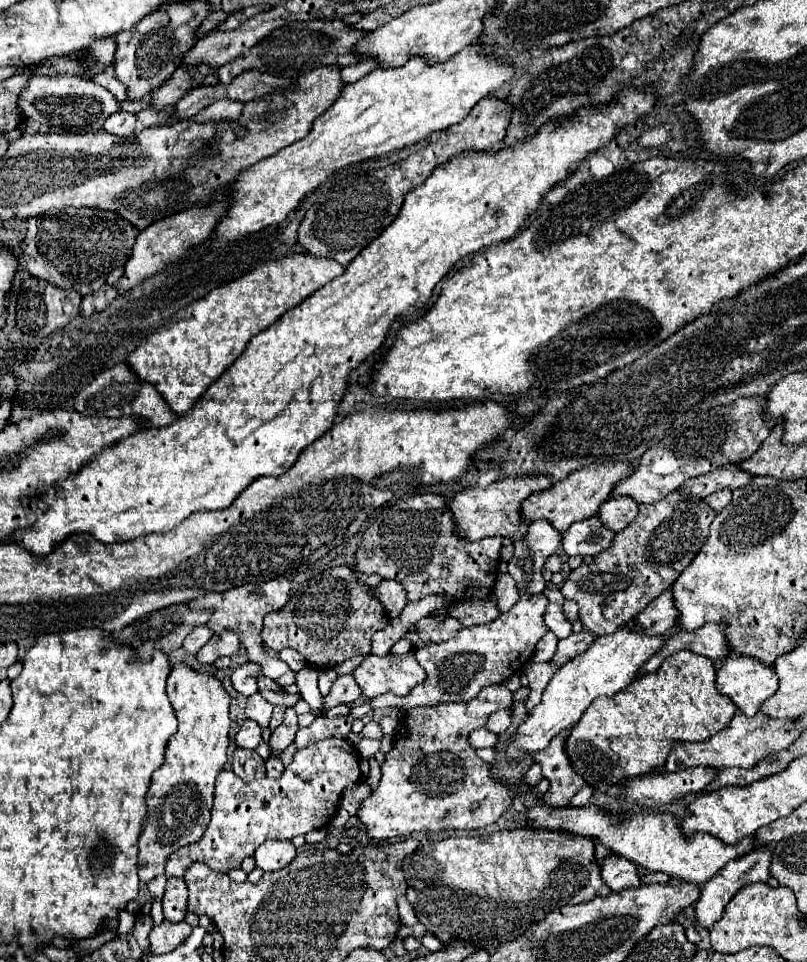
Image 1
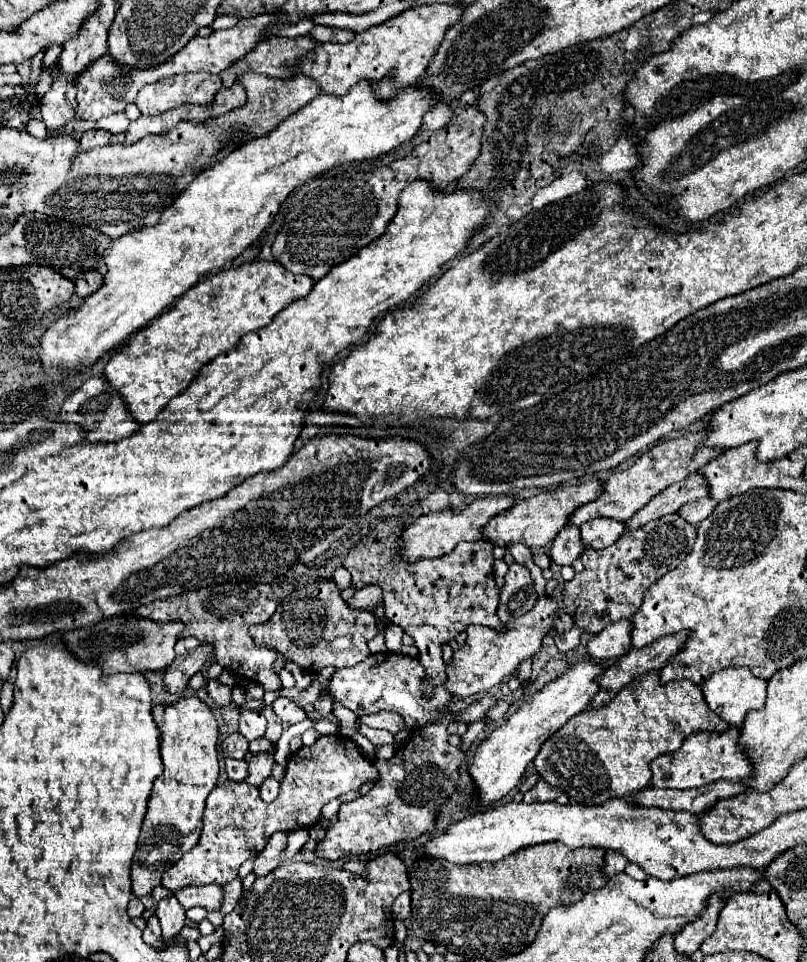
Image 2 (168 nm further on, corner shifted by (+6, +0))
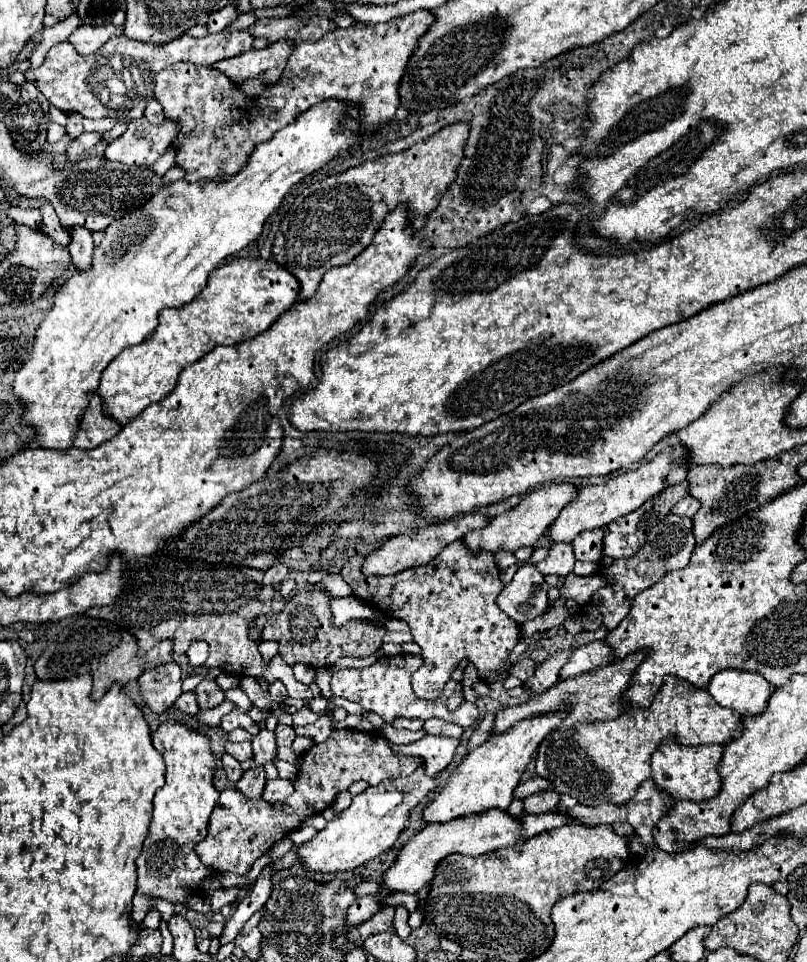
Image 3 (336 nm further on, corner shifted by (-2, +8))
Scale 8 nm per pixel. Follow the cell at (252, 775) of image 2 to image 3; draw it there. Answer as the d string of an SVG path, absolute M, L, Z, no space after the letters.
M251 767L243 773L243 777L235 783L235 787L245 793L249 799L255 799L255 797L261 797L263 793L263 787L265 787L265 769L263 767Z

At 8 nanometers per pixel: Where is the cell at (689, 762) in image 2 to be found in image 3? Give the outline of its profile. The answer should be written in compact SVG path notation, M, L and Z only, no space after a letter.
M667 739L651 757L651 779L655 781L655 785L669 791L675 799L711 799L721 791L723 785L723 779L719 775L723 749L723 745L681 745L675 743L675 739Z

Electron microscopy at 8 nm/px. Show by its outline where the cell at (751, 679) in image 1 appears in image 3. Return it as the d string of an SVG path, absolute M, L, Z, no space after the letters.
M725 669L711 677L707 691L721 707L735 709L743 717L749 717L767 707L767 699L773 689L771 683L757 673Z

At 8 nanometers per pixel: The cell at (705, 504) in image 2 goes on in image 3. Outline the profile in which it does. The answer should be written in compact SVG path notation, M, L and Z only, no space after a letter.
M685 497L673 507L673 511L675 515L681 515L681 517L693 517L699 511L699 507L701 507L701 501L697 501L695 497Z

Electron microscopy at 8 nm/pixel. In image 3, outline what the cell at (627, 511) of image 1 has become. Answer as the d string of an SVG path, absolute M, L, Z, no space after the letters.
M589 529L583 531L575 537L573 541L573 549L575 549L575 557L579 561L599 561L603 555L603 537L607 533L605 529Z

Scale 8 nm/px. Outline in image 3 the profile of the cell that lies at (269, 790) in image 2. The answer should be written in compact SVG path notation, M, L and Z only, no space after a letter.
M273 779L273 781L267 781L265 785L265 791L263 791L263 799L265 801L283 801L285 797L289 797L293 793L293 781L291 779Z

